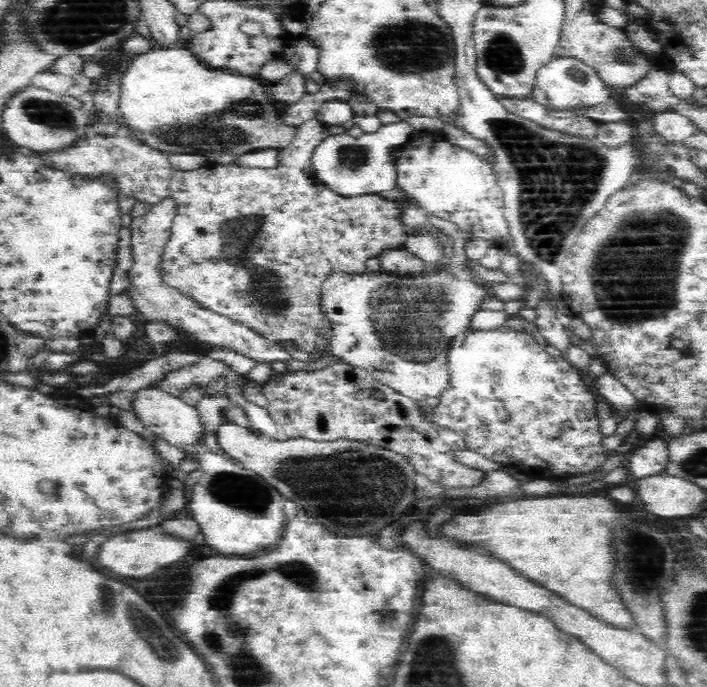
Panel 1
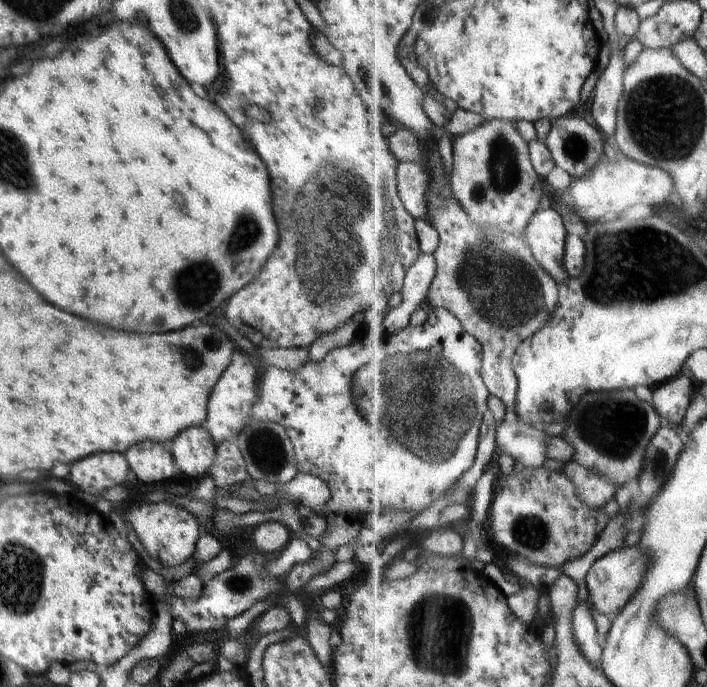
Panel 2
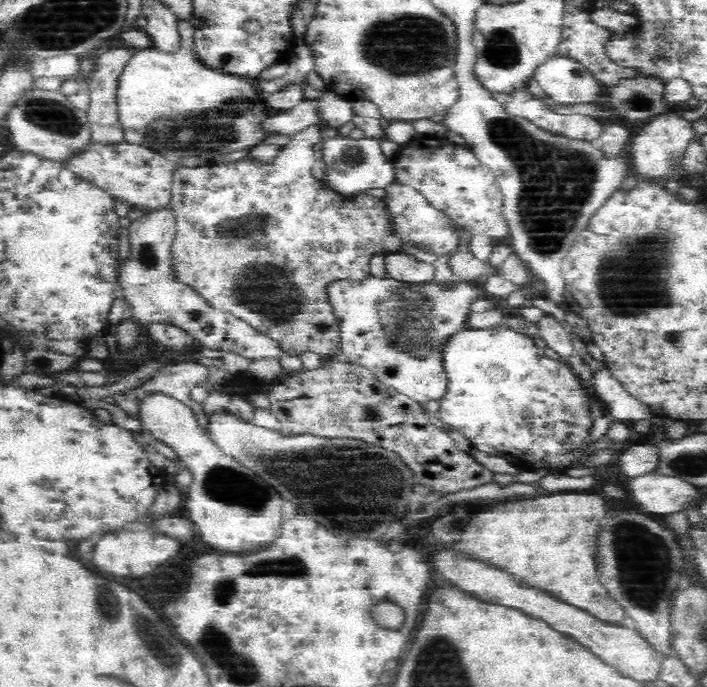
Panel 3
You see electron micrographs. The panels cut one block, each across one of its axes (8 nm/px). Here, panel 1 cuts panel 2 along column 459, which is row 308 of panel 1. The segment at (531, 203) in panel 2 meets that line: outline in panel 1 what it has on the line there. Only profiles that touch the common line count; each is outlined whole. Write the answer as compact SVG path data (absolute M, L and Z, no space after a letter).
M166 196L150 205L146 214L134 217L129 226L132 239L132 254L134 255L134 266L130 270L130 279L134 281L134 286L127 293L132 297L138 312L144 318L147 318L148 322L162 321L174 328L183 328L200 342L216 348L231 348L241 355L254 359L258 364L292 362L294 356L290 356L286 350L283 350L278 342L262 337L252 328L248 328L242 323L236 323L229 318L224 318L224 316L194 305L193 302L179 296L175 290L165 288L159 282L159 276L157 276L159 254L163 249L165 240L168 238L172 219L177 214L178 201L171 196Z

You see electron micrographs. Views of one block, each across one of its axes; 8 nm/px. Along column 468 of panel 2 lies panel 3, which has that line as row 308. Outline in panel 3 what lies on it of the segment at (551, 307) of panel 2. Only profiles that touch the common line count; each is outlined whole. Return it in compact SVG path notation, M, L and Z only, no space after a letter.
M237 156L219 160L206 166L194 168L178 168L172 174L170 207L175 214L174 238L170 244L170 259L168 268L172 269L172 279L192 289L208 305L214 309L232 314L263 336L272 338L286 353L311 352L320 356L337 354L335 347L339 338L336 317L332 313L332 306L328 305L328 297L324 292L328 282L336 278L368 278L370 276L369 262L371 258L381 257L390 249L400 251L405 240L396 232L395 218L384 198L380 199L365 193L354 197L343 195L332 190L324 181L311 176L311 170L317 166L316 156L277 156L272 164L252 163Z

